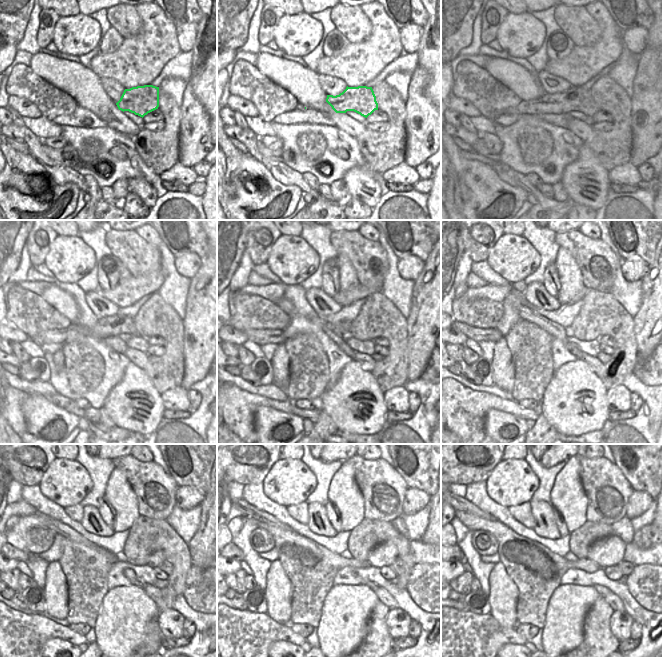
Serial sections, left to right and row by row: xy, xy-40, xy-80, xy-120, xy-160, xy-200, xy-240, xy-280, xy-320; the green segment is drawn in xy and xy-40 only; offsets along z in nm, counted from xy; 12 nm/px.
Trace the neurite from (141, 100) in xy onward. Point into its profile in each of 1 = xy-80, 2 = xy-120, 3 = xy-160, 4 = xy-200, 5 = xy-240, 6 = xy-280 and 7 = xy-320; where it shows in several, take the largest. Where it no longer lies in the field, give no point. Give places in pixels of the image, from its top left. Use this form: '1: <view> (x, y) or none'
1: xy-80 (579, 99)
2: xy-120 (115, 325)
3: xy-160 (260, 337)
4: xy-200 (476, 334)
5: xy-240 (13, 553)
6: xy-280 (237, 555)
7: xy-320 (461, 555)

